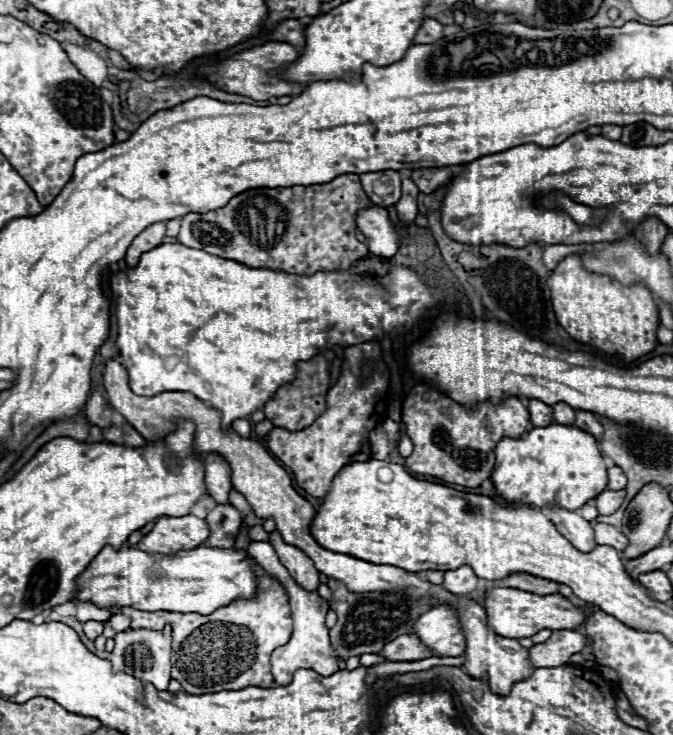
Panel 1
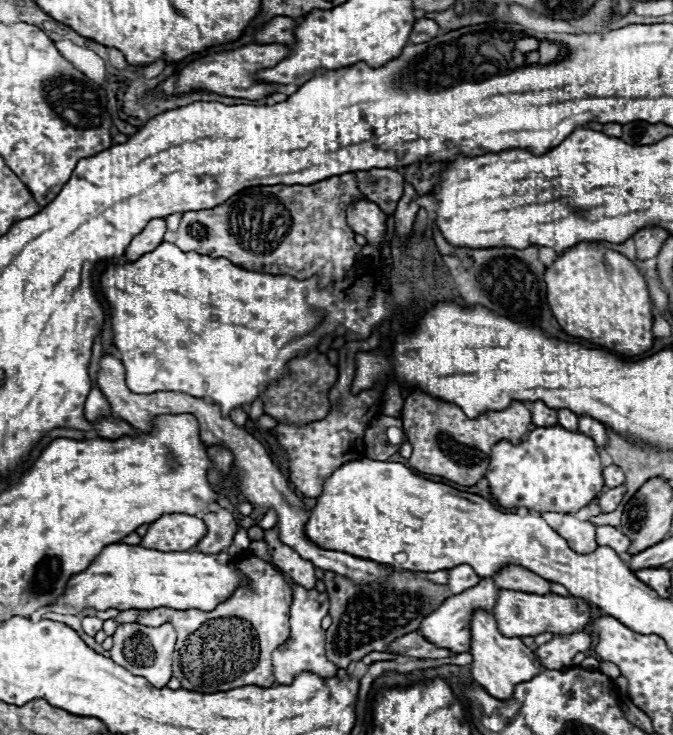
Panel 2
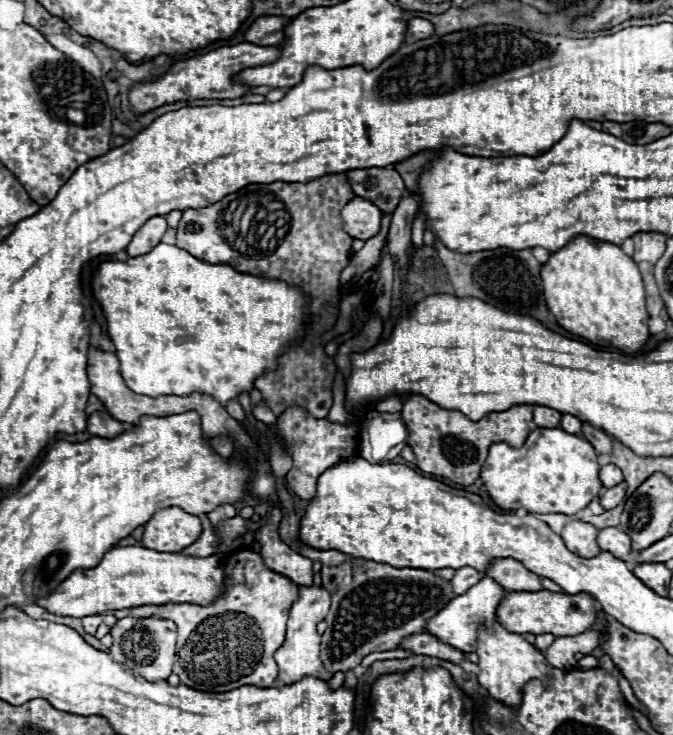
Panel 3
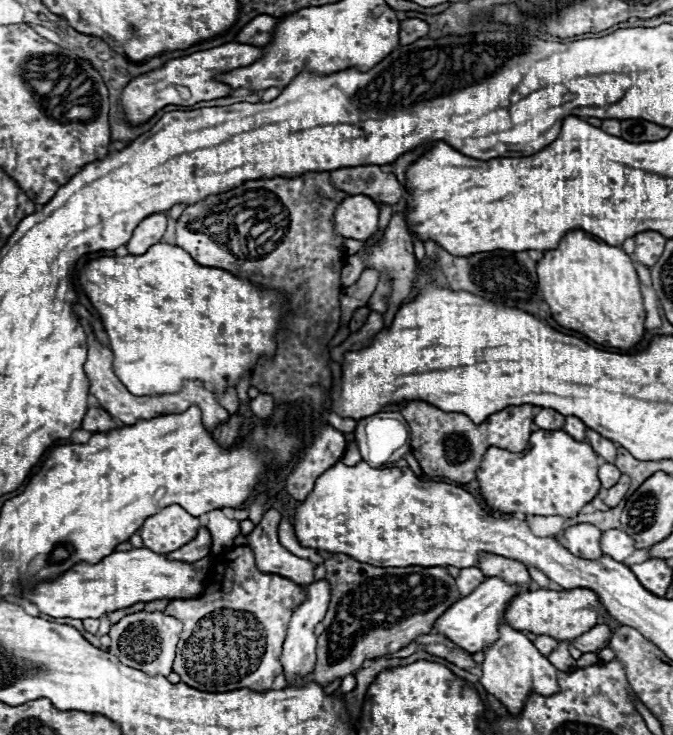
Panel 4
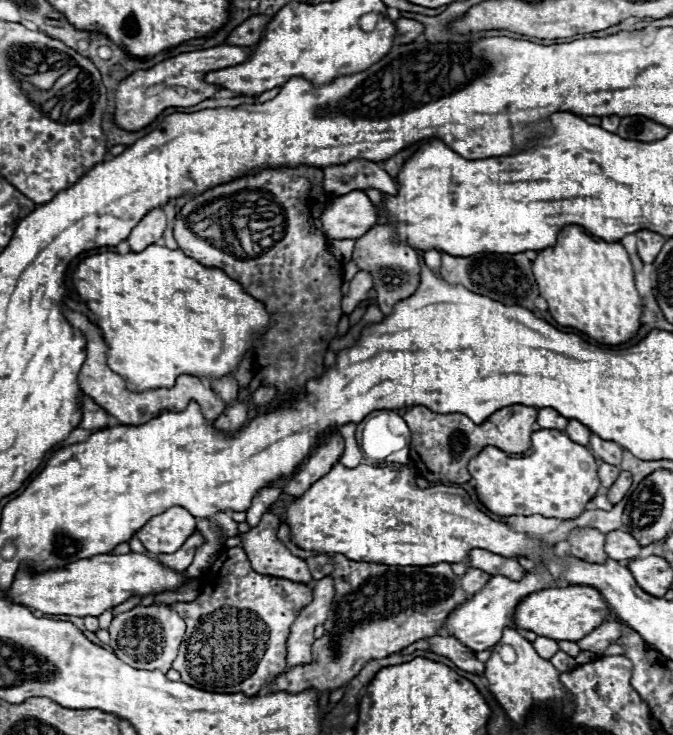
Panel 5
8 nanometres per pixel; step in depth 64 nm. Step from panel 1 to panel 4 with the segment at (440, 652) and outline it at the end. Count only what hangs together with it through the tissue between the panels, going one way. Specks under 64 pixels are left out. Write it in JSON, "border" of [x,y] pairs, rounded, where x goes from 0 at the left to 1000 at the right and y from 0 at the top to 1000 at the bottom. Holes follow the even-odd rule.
{"border":[[[722,786],[701,808],[684,814],[681,819],[675,819],[675,824],[669,824],[669,830],[663,830],[663,835],[657,835],[645,854],[660,863],[663,868],[669,868],[675,876],[681,876],[684,882],[689,882],[692,887],[704,890],[704,887],[713,887],[719,884],[722,879],[734,876],[740,871],[740,852],[746,849],[749,844],[749,833],[752,827],[758,824],[761,814],[782,805],[785,800],[776,800],[776,797],[764,797],[764,795],[755,795],[755,792],[746,792],[746,786]]]}

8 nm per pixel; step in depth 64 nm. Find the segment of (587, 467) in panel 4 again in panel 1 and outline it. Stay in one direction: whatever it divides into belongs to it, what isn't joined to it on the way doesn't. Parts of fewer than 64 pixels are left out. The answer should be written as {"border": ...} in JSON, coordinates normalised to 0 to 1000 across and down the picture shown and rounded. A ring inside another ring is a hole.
{"border":[[[817,577],[808,582],[788,585],[773,599],[746,596],[740,607],[734,610],[734,618],[737,618],[737,631],[728,645],[728,653],[740,675],[746,675],[755,686],[785,686],[785,688],[799,688],[799,691],[841,688],[841,694],[859,694],[871,683],[877,683],[883,672],[889,672],[889,667],[900,667],[900,659],[903,659],[900,634],[895,629],[886,596],[856,580]]]}

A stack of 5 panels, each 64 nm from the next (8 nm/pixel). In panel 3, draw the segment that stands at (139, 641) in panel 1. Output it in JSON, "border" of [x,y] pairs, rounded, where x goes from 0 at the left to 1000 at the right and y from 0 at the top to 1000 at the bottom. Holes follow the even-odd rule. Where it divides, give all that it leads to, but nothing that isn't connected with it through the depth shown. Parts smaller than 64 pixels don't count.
{"border":[[[181,841],[175,844],[163,863],[169,868],[169,876],[163,882],[163,890],[172,901],[187,903],[199,912],[205,912],[217,925],[247,925],[256,917],[256,903],[259,903],[259,879],[262,879],[262,863],[264,854],[253,844],[238,844],[238,841]]]}

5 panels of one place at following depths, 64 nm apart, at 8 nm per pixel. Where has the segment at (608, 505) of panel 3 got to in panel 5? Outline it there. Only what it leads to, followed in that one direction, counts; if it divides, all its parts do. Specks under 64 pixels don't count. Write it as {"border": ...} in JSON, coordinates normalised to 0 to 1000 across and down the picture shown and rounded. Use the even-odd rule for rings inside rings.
{"border":[[[924,639],[924,642],[921,642],[921,648],[918,648],[918,653],[903,664],[903,678],[906,678],[906,683],[909,683],[909,686],[918,686],[918,683],[927,678],[927,672],[933,669],[936,659],[939,659],[936,642]]]}

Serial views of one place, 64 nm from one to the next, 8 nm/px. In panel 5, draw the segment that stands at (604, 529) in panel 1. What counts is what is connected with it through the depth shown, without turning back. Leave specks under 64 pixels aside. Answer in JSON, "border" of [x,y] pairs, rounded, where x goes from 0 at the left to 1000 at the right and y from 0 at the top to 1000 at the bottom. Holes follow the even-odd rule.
{"border":[[[912,721],[900,727],[900,754],[909,762],[936,762],[945,759],[954,743],[948,743],[948,735],[936,727],[936,724],[924,724],[924,721]]]}

